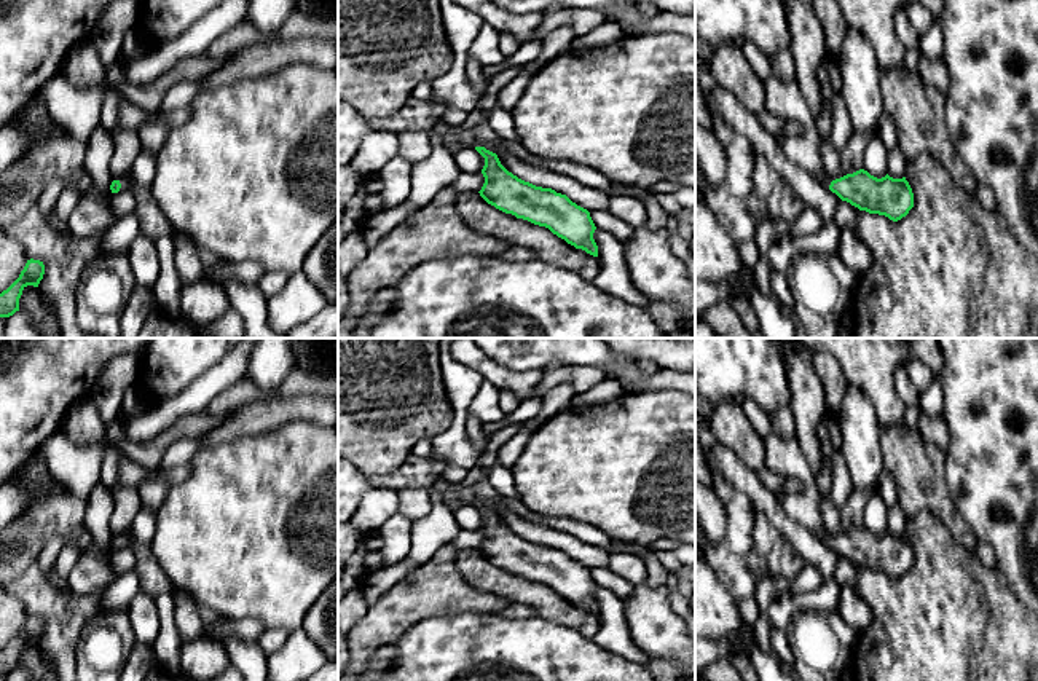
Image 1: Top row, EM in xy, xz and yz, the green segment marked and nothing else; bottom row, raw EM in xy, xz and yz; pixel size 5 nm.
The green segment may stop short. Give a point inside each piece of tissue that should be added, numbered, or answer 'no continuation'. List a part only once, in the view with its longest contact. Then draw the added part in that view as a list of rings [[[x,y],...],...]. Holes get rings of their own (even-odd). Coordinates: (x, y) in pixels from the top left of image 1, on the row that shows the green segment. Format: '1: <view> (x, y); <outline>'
no continuation

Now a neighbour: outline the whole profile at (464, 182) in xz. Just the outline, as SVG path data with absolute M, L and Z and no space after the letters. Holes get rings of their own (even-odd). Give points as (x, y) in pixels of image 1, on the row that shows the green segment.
M459 172L458 177L450 183L458 191L480 191L485 183L485 177L482 172L477 174L462 174Z

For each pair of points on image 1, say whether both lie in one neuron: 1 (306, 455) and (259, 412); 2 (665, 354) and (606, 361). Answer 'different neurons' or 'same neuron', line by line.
1: different neurons
2: different neurons

